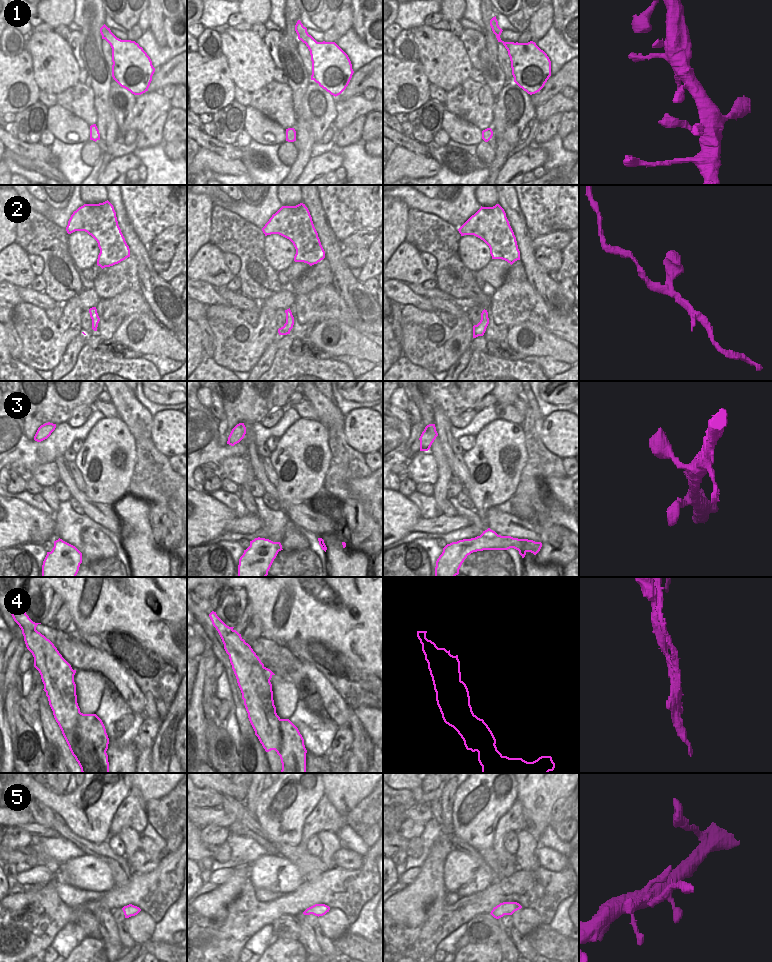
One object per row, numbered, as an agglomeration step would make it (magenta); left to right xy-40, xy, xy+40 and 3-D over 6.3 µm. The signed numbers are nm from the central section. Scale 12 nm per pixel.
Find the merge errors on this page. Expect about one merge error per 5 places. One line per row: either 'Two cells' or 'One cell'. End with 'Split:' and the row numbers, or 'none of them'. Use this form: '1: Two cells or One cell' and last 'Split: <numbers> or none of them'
1: One cell
2: One cell
3: One cell
4: Two cells
5: One cell
Split: 4

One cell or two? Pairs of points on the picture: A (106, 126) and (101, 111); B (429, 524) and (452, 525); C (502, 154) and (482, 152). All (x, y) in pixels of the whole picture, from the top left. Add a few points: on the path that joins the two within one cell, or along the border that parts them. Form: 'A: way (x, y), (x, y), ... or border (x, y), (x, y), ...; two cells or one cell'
A: way (106, 122), (105, 115); one cell
B: way (435, 524), (446, 524); one cell
C: border (495, 149), (495, 158), (488, 166); two cells

